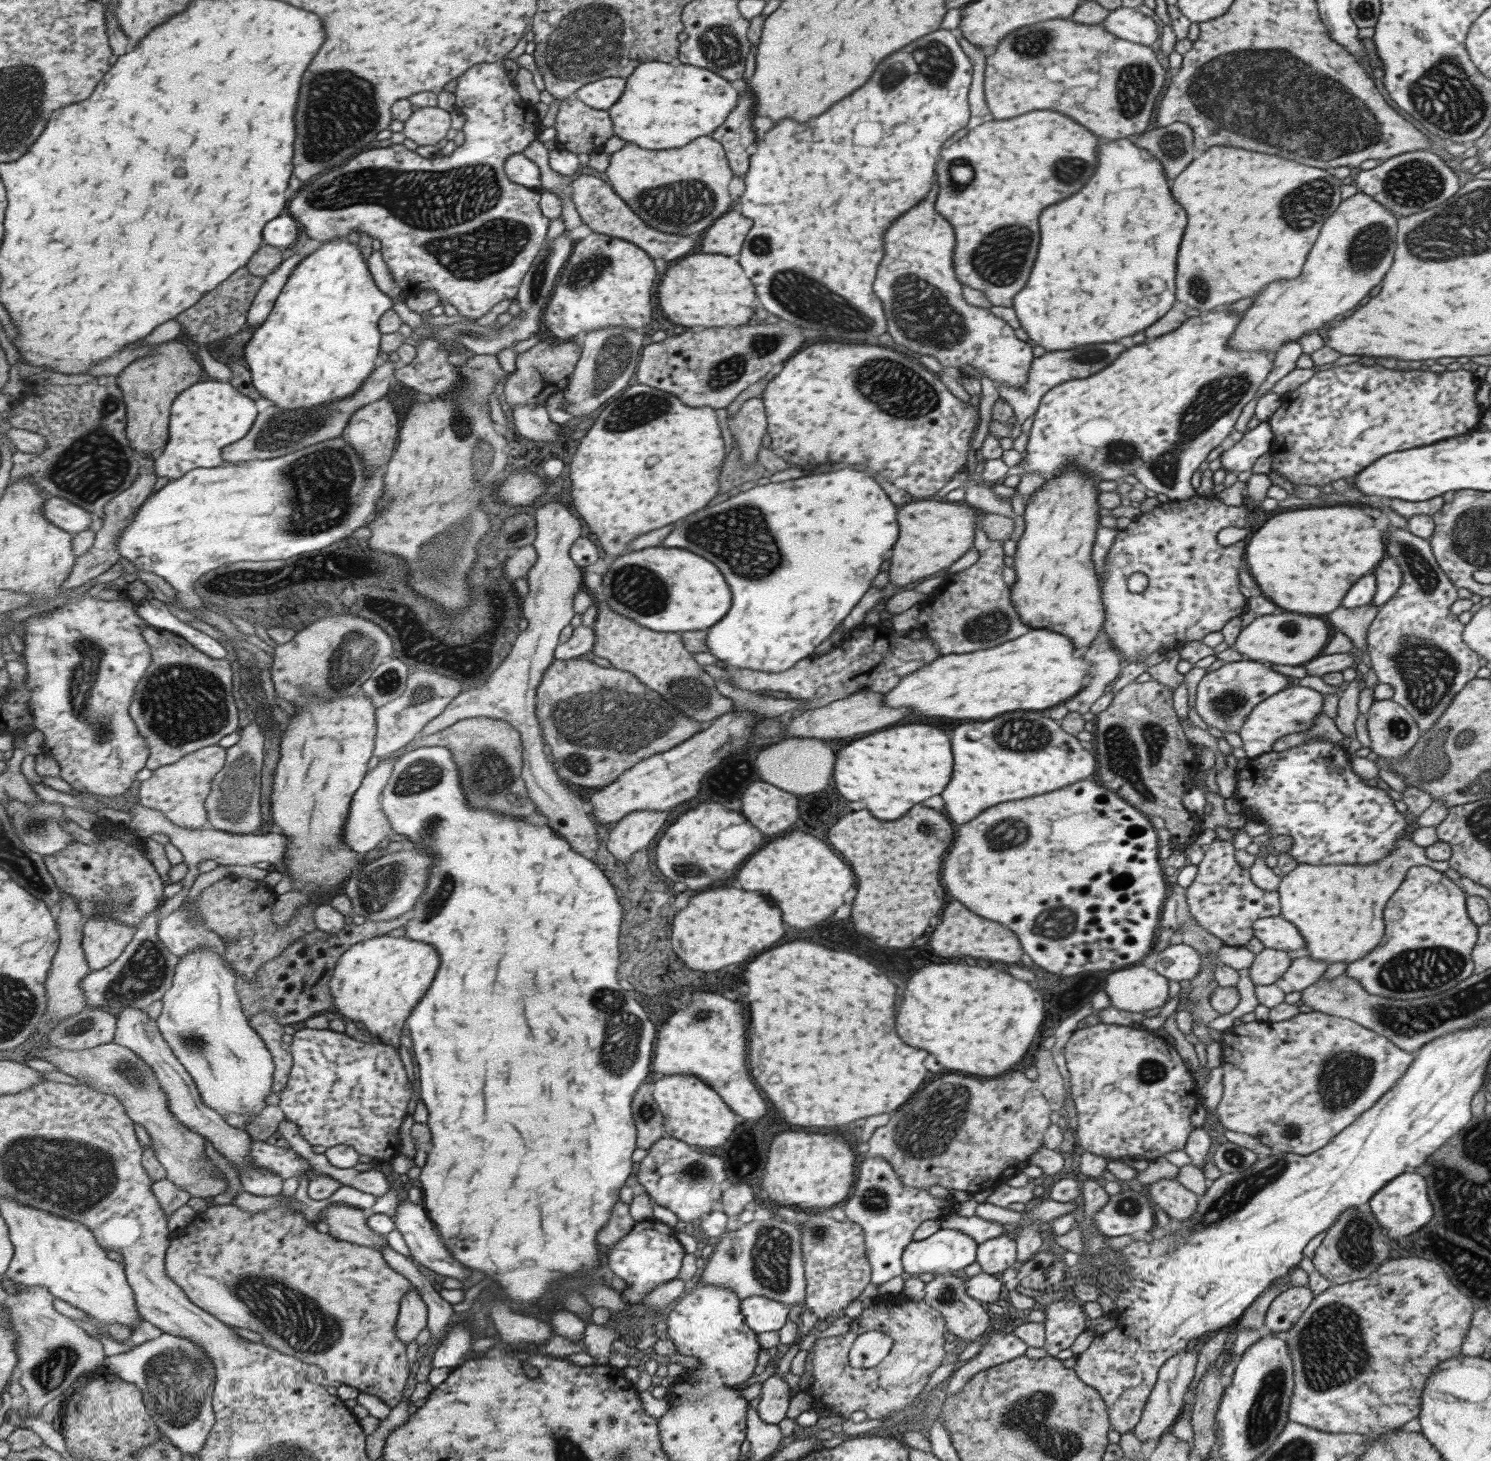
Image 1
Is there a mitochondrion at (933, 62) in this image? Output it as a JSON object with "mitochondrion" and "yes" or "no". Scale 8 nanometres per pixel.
{"mitochondrion":"yes"}

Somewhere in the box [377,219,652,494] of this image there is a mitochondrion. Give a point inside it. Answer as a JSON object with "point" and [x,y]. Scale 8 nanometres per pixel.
{"point":[612,356]}

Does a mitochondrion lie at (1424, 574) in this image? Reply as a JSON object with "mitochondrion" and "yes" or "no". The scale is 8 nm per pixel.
{"mitochondrion":"yes"}

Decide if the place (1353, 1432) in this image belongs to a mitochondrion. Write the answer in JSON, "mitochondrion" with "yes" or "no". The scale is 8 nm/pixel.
{"mitochondrion":"no"}

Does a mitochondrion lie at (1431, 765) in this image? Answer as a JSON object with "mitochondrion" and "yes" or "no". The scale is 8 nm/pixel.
{"mitochondrion":"yes"}

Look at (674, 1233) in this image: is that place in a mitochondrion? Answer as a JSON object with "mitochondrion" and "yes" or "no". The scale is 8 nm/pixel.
{"mitochondrion":"no"}

